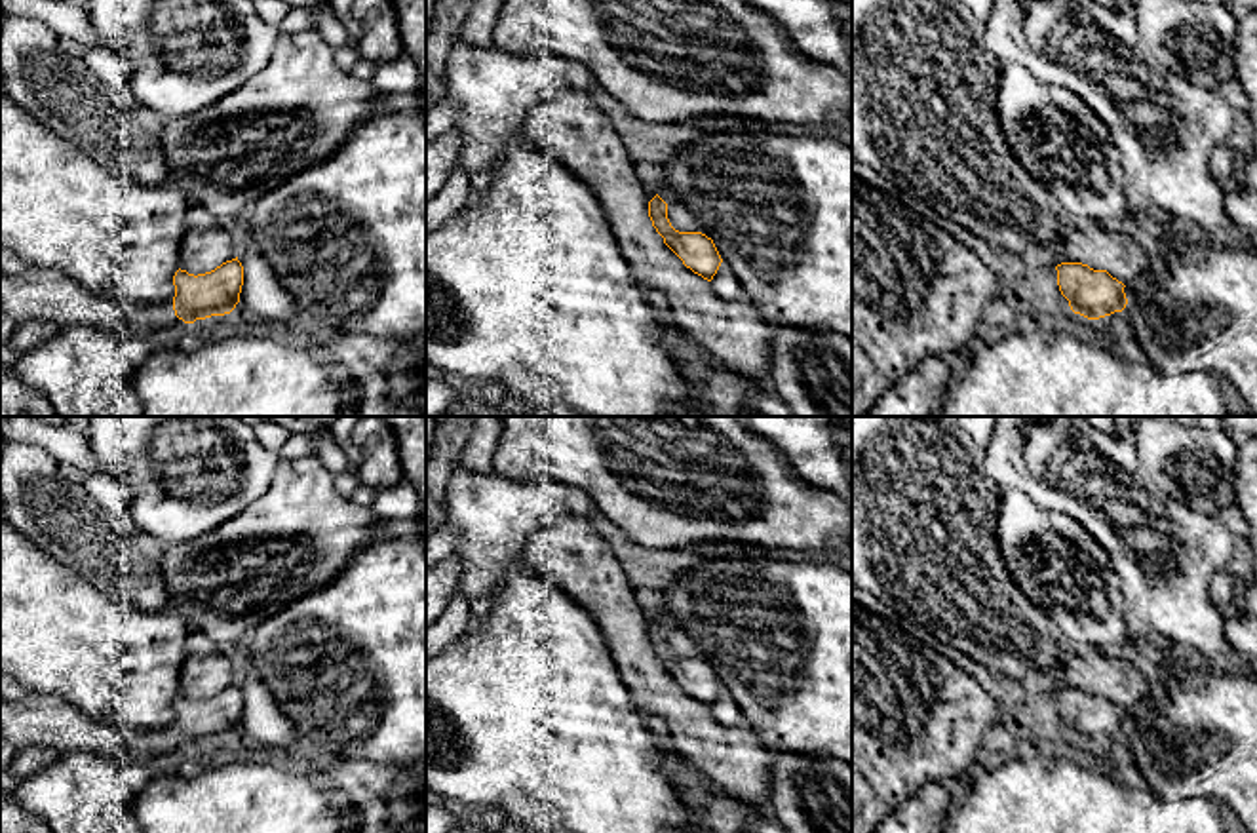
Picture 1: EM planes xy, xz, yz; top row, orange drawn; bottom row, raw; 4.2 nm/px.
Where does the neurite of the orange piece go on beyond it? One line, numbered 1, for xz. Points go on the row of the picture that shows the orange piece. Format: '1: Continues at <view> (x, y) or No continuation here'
1: No continuation here

